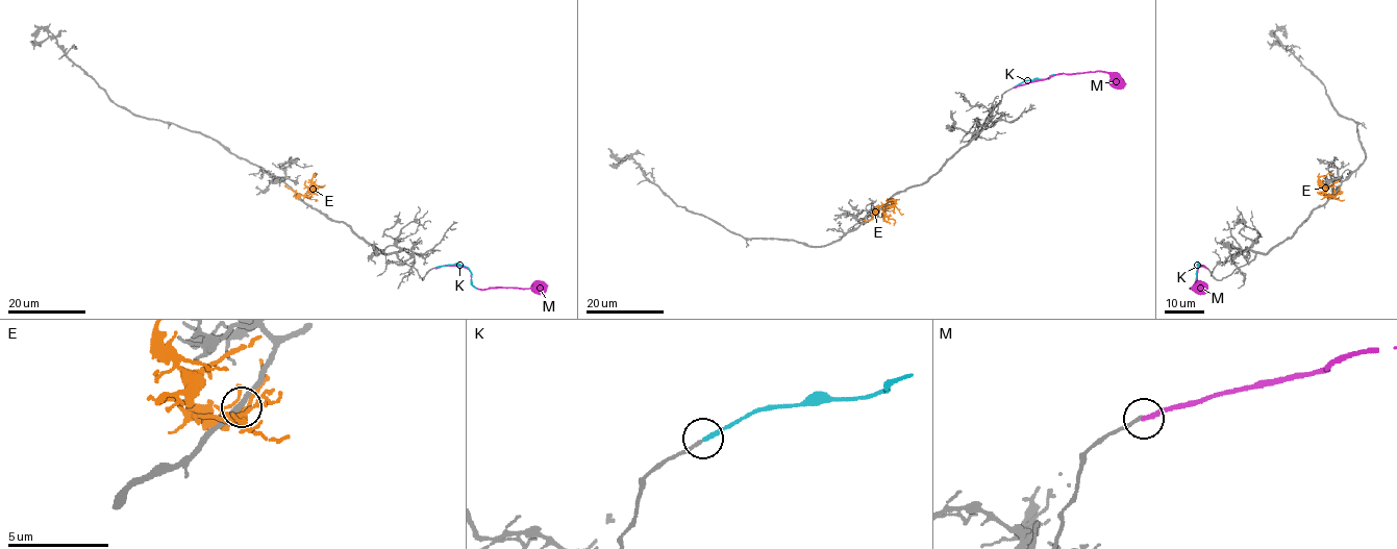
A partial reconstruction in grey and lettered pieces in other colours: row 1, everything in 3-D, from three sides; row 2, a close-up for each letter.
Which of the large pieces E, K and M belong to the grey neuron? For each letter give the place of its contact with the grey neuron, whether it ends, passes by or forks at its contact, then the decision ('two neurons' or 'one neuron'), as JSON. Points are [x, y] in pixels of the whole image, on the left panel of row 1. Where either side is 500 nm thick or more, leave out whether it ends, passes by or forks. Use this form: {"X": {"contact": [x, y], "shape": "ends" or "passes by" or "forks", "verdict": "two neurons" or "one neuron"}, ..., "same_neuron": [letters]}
{"E": {"contact": [296, 194], "shape": "passes by", "verdict": "two neurons"}, "K": {"contact": [435, 267], "shape": "ends", "verdict": "one neuron"}, "M": {"contact": [435, 268], "shape": "ends", "verdict": "two neurons"}, "same_neuron": ["K"]}

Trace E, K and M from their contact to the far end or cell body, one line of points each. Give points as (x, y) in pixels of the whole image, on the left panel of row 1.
E: (296, 195), (317, 192), (313, 178), (315, 173)
K: (435, 267), (465, 266), (476, 289)
M: (435, 268), (465, 267), (471, 273), (471, 283), (482, 290), (505, 288), (541, 291), (545, 288)

